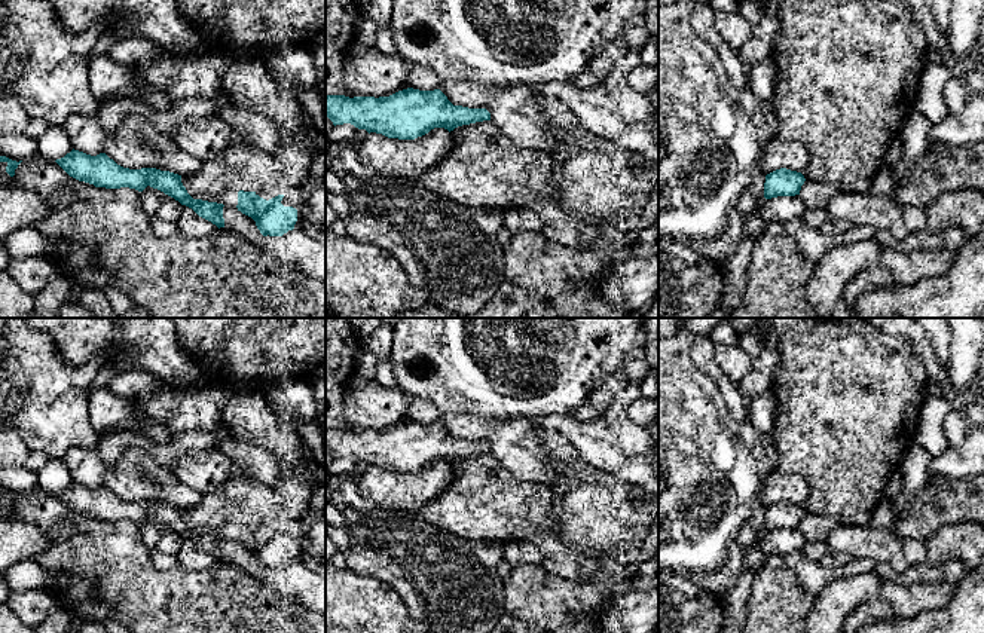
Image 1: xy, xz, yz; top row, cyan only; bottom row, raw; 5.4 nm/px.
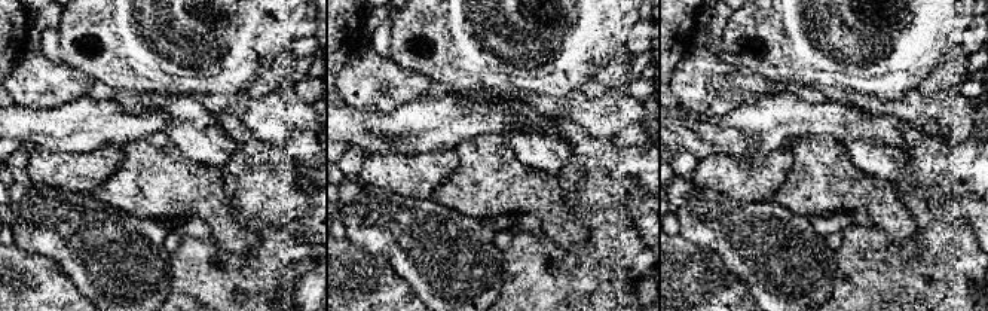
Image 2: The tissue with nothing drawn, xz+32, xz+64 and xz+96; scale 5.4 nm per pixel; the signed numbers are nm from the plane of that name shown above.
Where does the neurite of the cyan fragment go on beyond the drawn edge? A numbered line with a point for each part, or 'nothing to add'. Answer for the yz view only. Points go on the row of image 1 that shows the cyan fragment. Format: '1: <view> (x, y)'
nothing to add

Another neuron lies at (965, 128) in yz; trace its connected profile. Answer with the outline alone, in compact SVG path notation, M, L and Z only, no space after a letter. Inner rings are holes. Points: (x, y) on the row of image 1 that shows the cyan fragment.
M971 94L963 108L947 114L929 129L930 143L972 146L984 141L984 94Z

